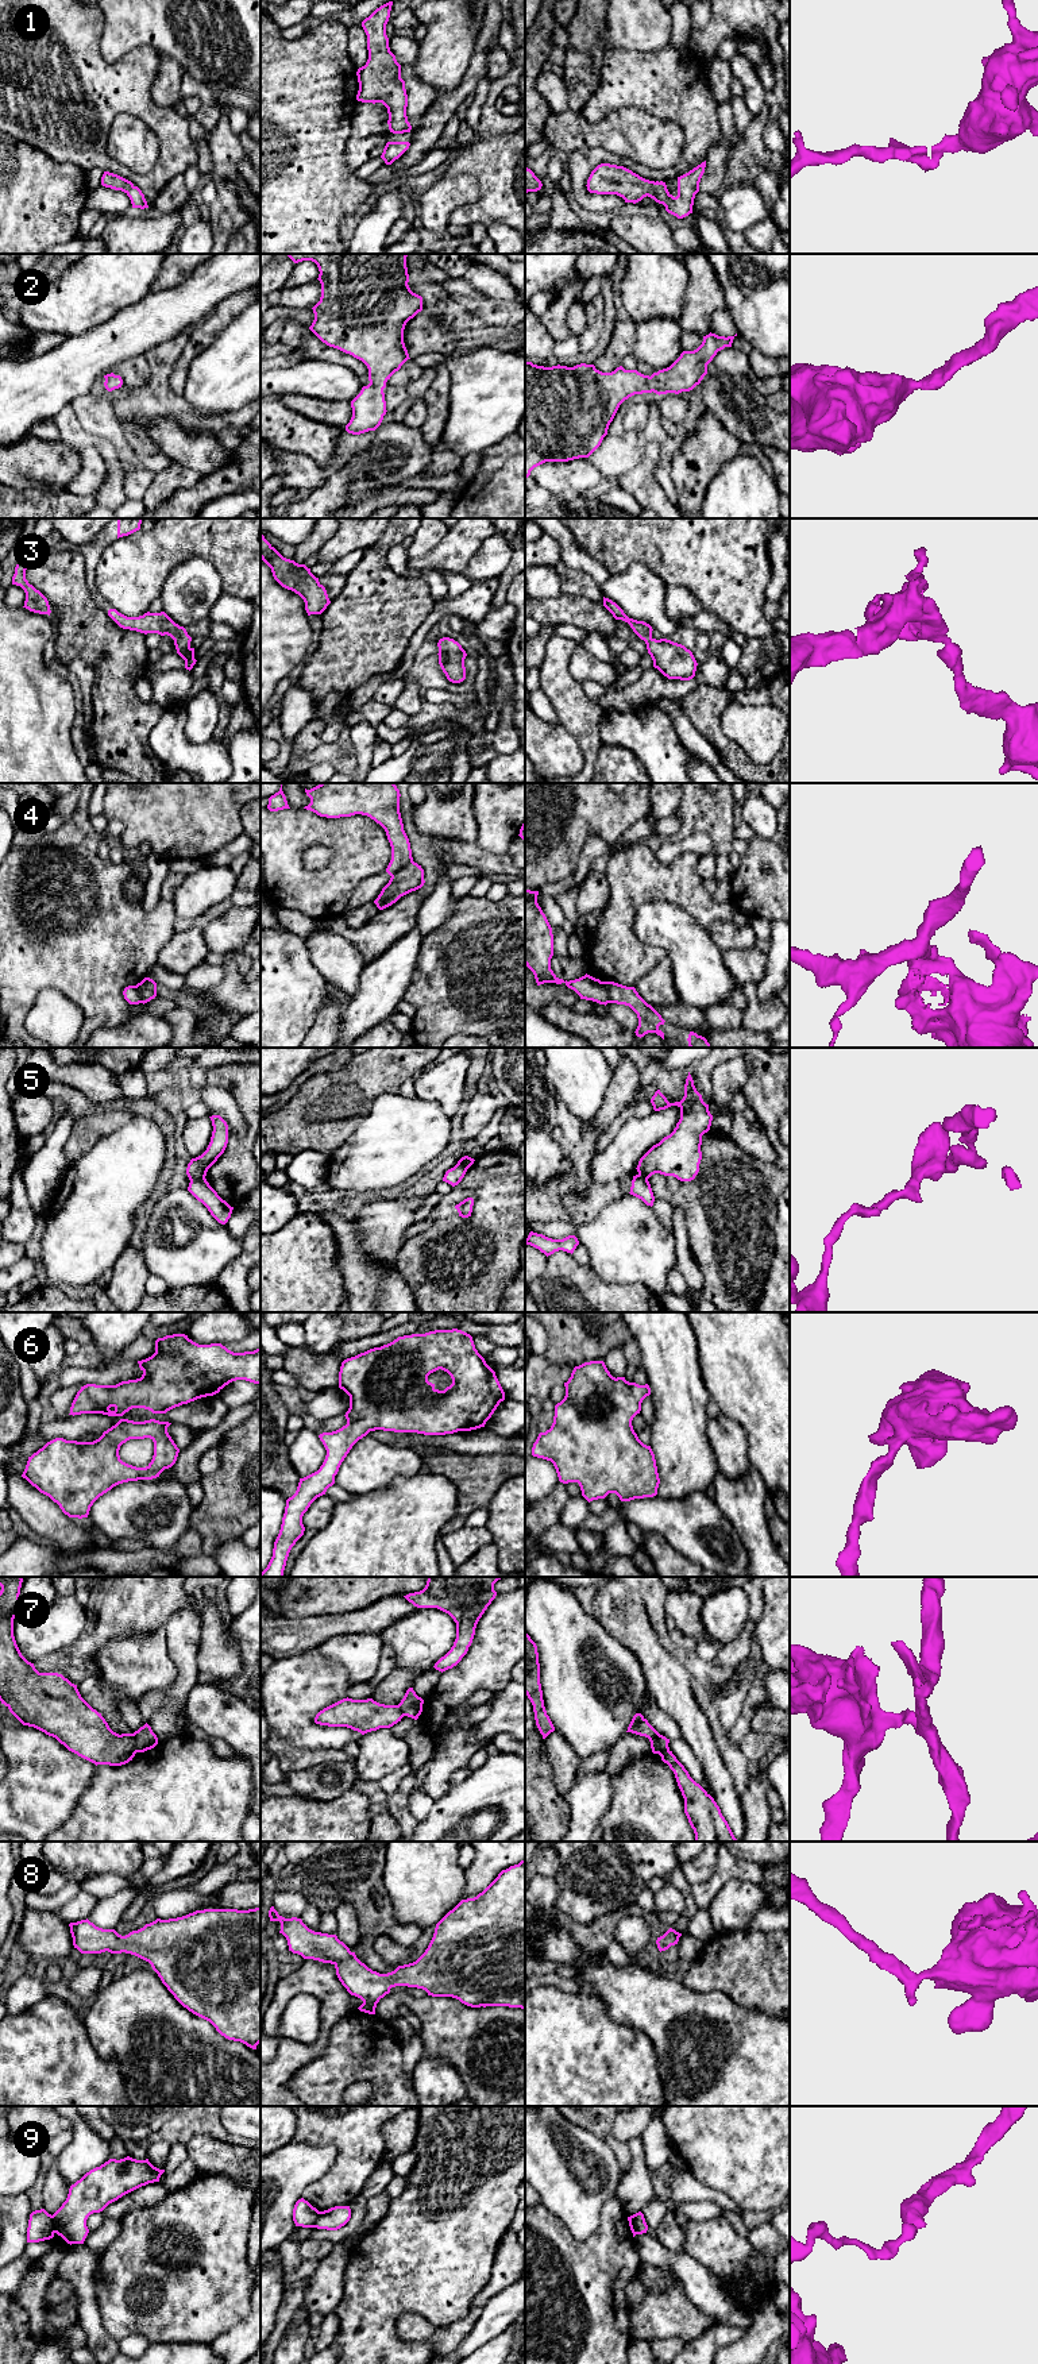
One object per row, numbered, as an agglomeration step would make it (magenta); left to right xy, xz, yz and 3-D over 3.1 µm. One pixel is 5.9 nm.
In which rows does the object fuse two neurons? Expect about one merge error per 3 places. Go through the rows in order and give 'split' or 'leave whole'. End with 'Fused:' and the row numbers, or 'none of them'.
1: leave whole
2: leave whole
3: leave whole
4: split
5: split
6: leave whole
7: split
8: leave whole
9: split
Fused: 4, 5, 7, 9

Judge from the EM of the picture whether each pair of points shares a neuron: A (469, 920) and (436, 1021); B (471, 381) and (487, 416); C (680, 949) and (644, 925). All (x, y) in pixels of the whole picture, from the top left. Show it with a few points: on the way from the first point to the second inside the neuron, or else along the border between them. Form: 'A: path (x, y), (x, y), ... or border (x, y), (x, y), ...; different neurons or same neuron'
A: path (442, 941), (436, 944), (436, 994); same neuron
B: path (479, 389), (485, 394), (486, 408); same neuron
C: path (671, 940), (653, 925); same neuron

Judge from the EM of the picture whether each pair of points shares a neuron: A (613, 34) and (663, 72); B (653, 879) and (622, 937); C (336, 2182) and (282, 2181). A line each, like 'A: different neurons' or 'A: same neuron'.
A: different neurons
B: same neuron
C: different neurons

